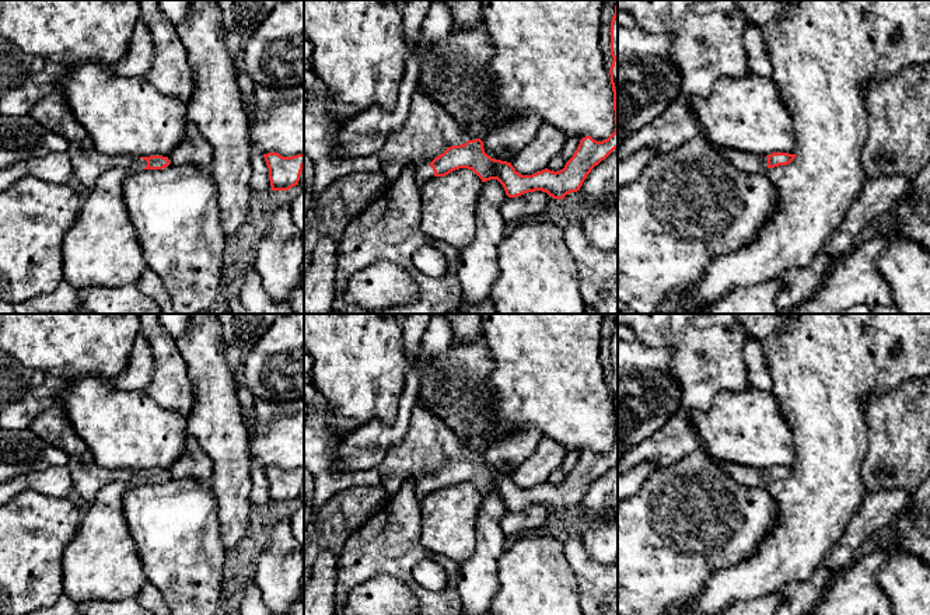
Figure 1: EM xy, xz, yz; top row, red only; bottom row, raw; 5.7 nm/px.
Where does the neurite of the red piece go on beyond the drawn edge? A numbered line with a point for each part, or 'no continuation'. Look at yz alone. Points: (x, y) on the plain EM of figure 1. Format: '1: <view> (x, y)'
1: yz (748, 477)

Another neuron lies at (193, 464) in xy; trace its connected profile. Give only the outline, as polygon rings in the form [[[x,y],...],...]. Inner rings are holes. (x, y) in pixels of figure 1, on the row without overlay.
[[[189,434],[185,454],[169,467],[168,474],[175,479],[193,479],[210,486],[213,462],[200,444]]]

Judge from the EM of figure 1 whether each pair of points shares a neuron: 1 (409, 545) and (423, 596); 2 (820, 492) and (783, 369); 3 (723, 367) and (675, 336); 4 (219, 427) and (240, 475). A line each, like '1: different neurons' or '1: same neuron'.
1: same neuron
2: same neuron
3: same neuron
4: same neuron

